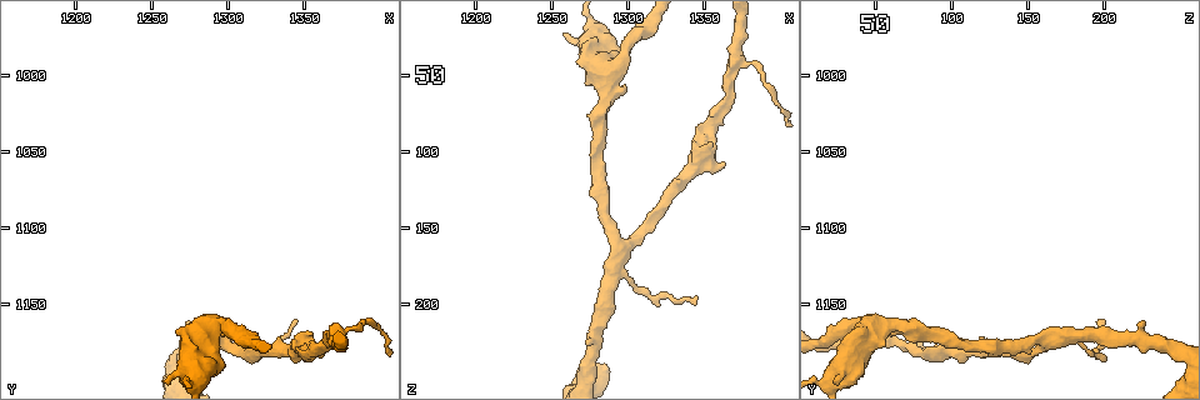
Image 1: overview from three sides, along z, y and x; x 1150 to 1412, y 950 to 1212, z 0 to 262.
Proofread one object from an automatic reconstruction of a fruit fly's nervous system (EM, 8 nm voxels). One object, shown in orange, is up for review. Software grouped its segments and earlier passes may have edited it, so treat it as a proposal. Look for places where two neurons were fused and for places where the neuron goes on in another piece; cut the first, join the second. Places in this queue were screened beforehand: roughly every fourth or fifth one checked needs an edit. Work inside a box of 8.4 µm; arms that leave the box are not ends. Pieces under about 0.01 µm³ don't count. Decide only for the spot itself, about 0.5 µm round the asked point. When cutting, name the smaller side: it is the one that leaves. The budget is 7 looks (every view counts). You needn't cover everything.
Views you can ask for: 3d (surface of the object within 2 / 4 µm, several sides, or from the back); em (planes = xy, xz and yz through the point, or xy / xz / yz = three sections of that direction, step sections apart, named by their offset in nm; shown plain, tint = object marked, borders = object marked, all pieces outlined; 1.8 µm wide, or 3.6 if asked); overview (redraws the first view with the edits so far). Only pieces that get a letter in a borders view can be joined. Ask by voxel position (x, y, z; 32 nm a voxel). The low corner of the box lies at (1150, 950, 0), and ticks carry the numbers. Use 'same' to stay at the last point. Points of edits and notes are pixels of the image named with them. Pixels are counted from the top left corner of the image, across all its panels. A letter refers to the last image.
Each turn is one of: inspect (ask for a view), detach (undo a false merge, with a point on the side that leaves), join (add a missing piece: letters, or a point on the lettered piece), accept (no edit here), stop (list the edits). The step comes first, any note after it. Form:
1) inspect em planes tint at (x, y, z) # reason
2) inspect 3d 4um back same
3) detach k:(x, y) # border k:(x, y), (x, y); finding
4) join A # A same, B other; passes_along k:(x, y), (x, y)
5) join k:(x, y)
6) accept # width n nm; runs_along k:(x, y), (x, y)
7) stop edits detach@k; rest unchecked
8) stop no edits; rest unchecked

inspect em planes borders at (1294, 1174, 160) # three-way junction

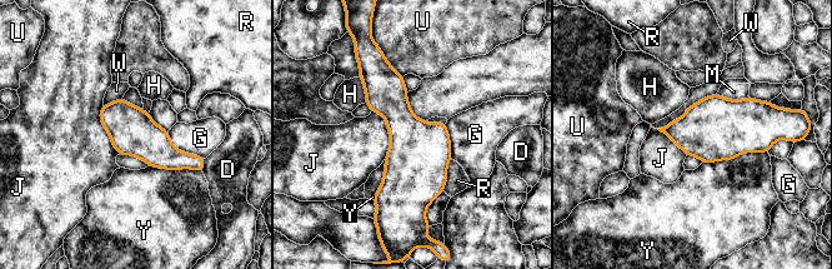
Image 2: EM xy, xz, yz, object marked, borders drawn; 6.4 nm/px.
accept # D other, G other, H other, J other, M other, R other, U other, W other, Y other; all the same neuron

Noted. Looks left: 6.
inspect 3d 4um at (1356, 1182, 82) # sudden change in width

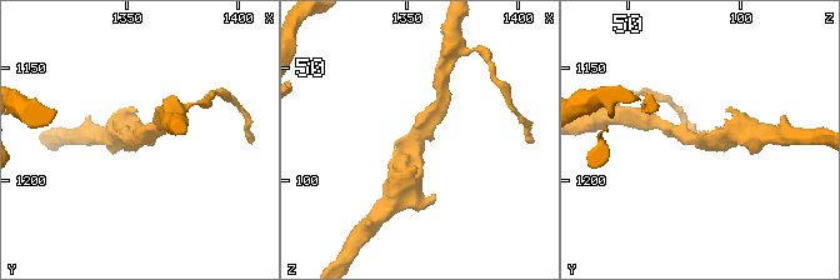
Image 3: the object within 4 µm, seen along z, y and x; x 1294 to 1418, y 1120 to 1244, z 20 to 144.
inspect em 3.6um yz step 8 tint at (1354, 1183, 83) # arm_widths 190, 340 nm; now the EM

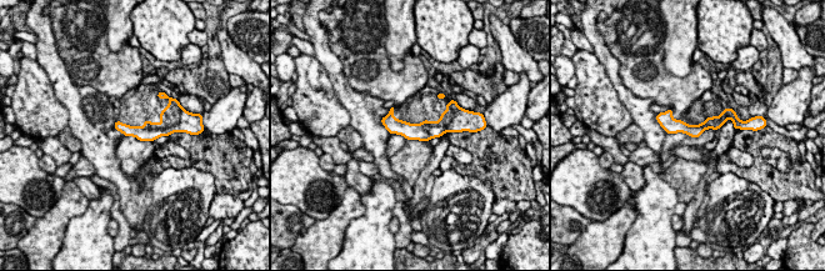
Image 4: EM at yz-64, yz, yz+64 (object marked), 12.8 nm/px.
inspect em 3.6um xz step 8 borders same # cut it another way

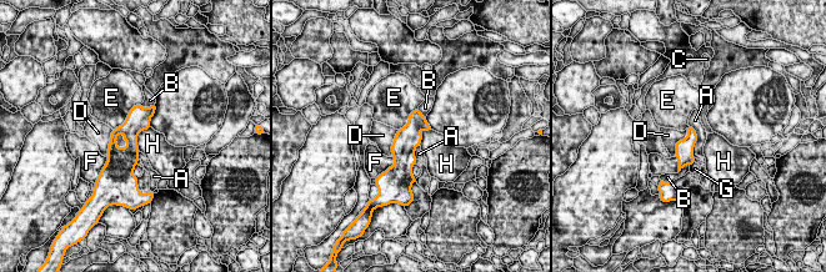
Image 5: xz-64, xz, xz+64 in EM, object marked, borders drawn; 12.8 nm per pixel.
accept # A other, B other, C other, D other, E other, F other, G other, H other; one neuron here

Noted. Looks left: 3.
inspect 3d 4um back at (1286, 1164, 60) # sudden change in width

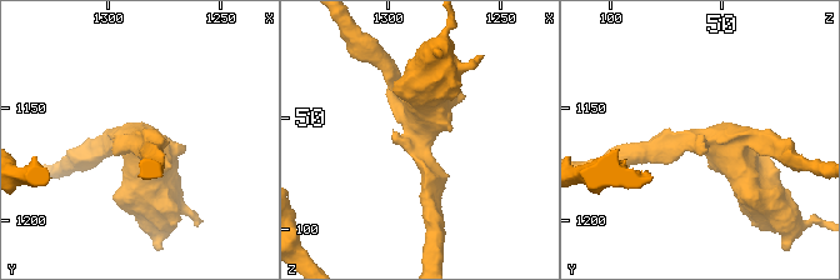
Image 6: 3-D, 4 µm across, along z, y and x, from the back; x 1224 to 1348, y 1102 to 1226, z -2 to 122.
inspect em 3.6um yz step 8 tint at (1285, 1163, 58) # arms 3; arm_widths 220, 280, 500 nm; shape alone is not enough

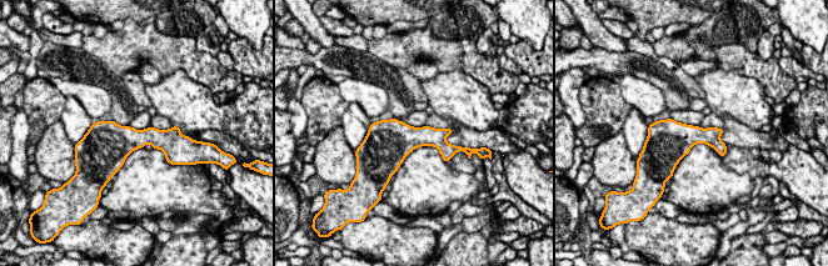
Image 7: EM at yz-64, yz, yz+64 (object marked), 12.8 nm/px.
inspect em 3.6um planes borders same # another direction

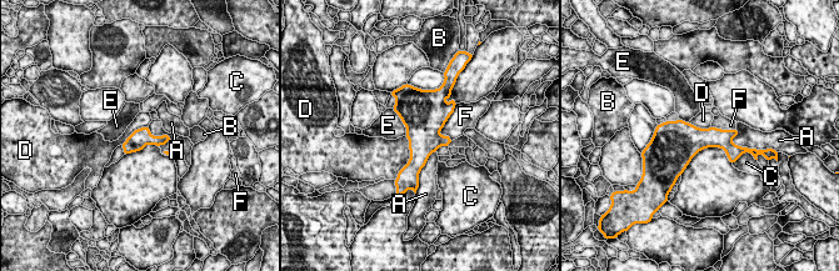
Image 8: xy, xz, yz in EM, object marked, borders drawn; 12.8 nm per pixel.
accept # A other, B other, C other, D other, E other, F other; border 8:(405, 135), (409, 161), (396, 174); all the same neuron

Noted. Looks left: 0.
stop no edits; rest unchecked

